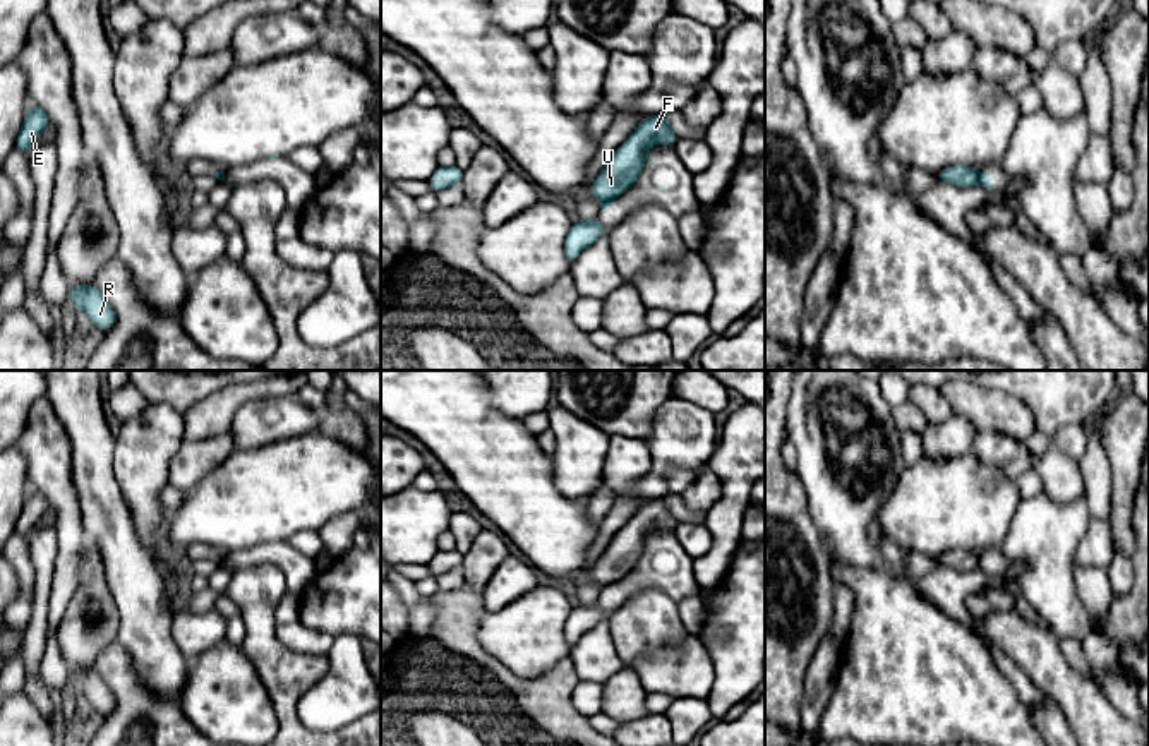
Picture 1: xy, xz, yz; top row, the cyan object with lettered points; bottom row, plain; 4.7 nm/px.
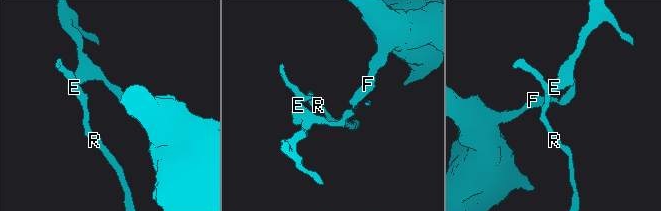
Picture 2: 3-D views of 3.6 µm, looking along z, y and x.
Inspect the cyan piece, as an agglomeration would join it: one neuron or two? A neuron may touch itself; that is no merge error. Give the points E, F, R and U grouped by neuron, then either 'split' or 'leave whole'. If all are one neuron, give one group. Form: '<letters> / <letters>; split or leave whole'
E R / F U; split

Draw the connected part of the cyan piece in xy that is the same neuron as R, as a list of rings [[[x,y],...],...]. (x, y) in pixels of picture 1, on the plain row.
[[[72,669],[69,684],[103,715],[110,713],[117,703],[111,689],[94,669]]]

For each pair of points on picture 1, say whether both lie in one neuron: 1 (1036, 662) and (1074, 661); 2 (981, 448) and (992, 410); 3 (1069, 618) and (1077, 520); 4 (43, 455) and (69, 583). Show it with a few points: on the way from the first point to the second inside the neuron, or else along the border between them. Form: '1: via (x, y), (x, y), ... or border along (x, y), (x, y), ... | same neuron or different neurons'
1: border along (1057, 638), (1064, 659), (1094, 683) | different neurons
2: border along (980, 431), (998, 431), (1021, 441) | different neurons
3: via (1058, 594), (1058, 544) | same neuron
4: via (57, 487), (69, 515), (69, 551) | same neuron

